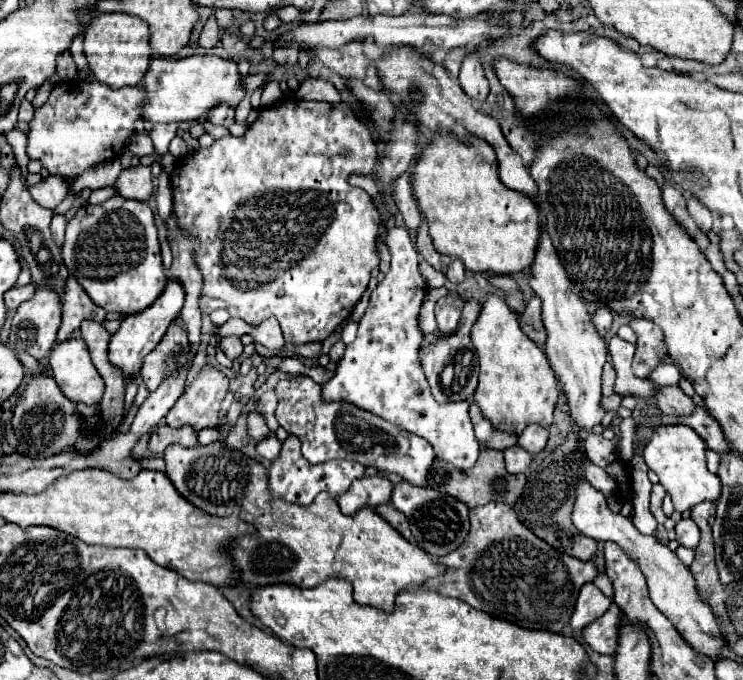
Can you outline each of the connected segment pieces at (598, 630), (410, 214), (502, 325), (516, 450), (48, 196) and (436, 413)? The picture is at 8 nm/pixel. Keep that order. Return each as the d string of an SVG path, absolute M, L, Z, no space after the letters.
M612 604L604 616L600 616L582 630L582 636L592 650L600 654L614 654L618 646L618 622L620 622L620 608Z
M412 170L400 174L398 178L394 178L394 192L392 192L392 198L394 198L394 204L396 208L400 210L400 214L404 216L404 222L410 230L416 230L420 226L420 210L418 210L418 204L412 196Z
M488 294L470 334L480 360L480 382L474 392L474 404L494 428L514 436L520 436L528 424L550 426L560 398L560 388L544 350L524 334L518 320L518 312L510 310L500 296Z
M520 446L506 448L504 458L506 458L506 470L510 474L524 474L532 462L532 456L528 452L524 452Z
M48 176L48 178L42 178L30 190L32 190L32 196L34 196L36 202L40 202L42 206L54 210L64 200L66 190L68 190L68 184L66 184L66 178Z
M406 228L386 234L392 264L370 296L370 304L358 322L358 336L346 346L334 378L322 386L324 400L350 402L360 410L380 416L406 432L426 438L436 456L460 470L470 470L480 454L480 444L468 416L468 402L438 404L428 388L418 350L424 340L418 328L418 312L426 294L426 282L418 272L418 252Z

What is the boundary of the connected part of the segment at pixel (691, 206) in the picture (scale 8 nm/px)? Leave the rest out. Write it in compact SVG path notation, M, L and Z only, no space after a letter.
M686 196L688 198L688 212L692 216L692 220L704 230L704 232L710 232L712 228L712 214L708 212L708 208L704 208L696 198L692 196Z

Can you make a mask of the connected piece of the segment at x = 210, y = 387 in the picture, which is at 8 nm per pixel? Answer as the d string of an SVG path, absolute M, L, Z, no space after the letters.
M206 364L192 382L192 386L180 396L180 400L168 412L168 426L192 426L194 430L218 426L220 404L228 392L228 386L228 378L214 366Z

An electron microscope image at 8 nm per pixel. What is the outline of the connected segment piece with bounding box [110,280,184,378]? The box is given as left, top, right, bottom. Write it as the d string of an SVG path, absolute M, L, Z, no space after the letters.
M168 280L166 282L166 288L162 290L162 294L156 298L154 304L150 304L142 312L124 316L120 330L110 340L110 362L114 366L120 366L124 378L130 378L130 376L136 376L138 374L140 364L142 364L142 358L148 352L152 352L156 348L156 344L162 340L166 328L178 316L182 304L184 304L184 288L182 288L182 284L178 284L176 280Z

